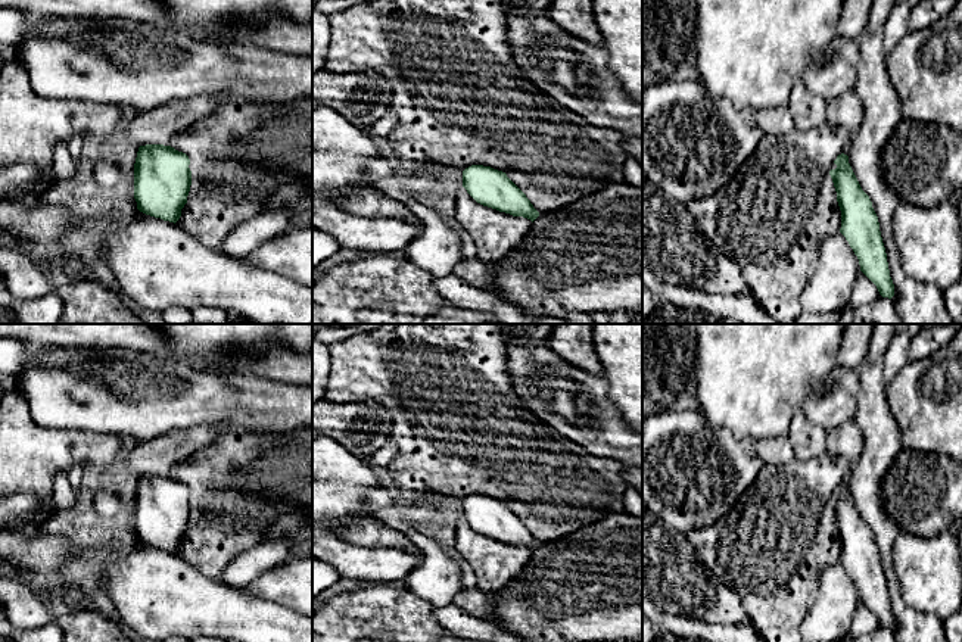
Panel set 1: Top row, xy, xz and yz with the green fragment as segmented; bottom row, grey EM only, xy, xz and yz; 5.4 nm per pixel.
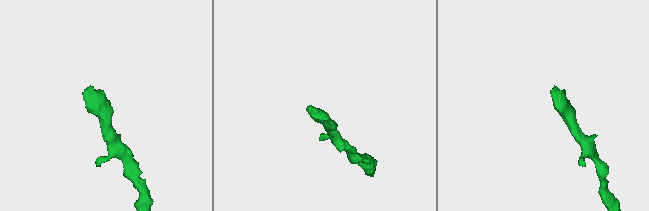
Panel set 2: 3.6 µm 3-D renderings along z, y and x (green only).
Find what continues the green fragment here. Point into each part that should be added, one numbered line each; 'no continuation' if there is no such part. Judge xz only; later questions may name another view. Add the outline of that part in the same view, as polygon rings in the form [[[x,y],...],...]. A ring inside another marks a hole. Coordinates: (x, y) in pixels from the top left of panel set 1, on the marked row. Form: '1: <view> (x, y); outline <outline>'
no continuation

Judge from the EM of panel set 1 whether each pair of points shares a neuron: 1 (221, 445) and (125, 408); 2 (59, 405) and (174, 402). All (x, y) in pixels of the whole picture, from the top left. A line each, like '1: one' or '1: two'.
1: two
2: one

